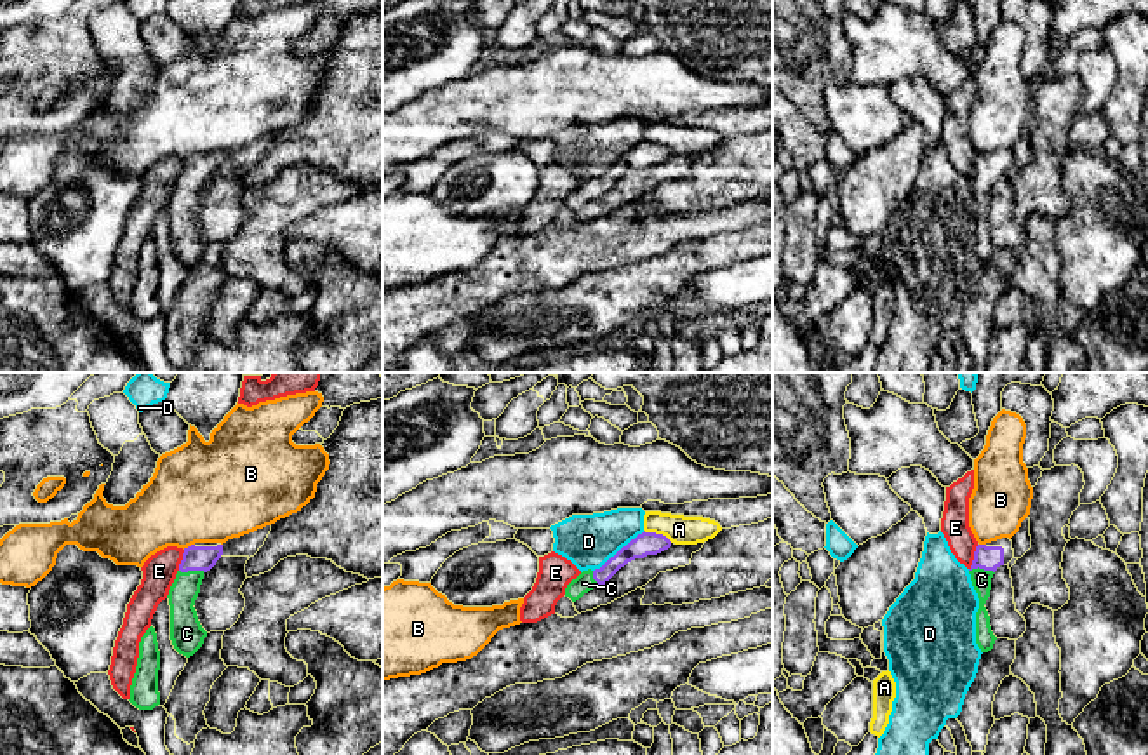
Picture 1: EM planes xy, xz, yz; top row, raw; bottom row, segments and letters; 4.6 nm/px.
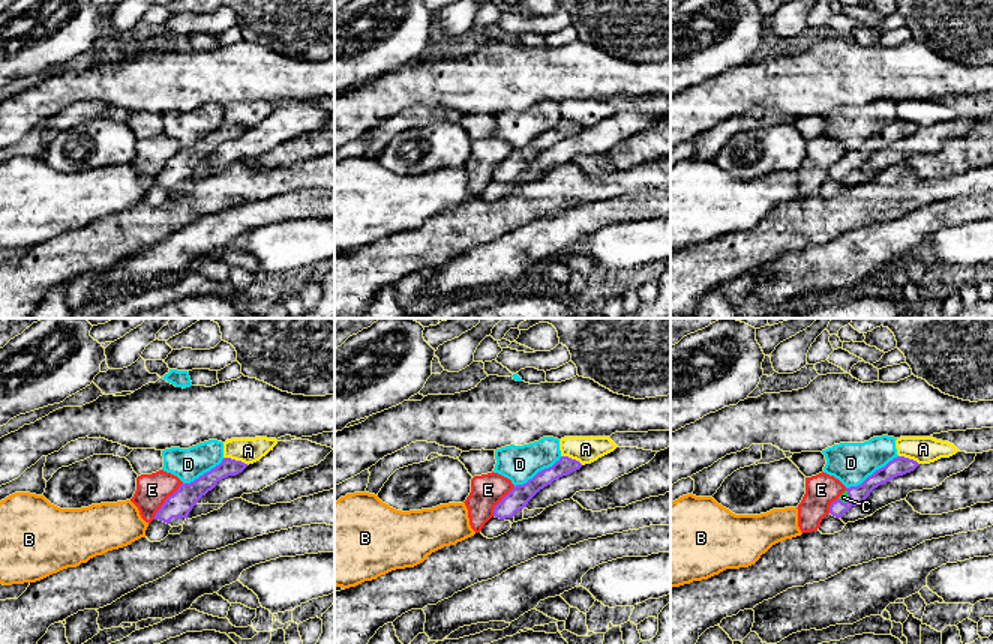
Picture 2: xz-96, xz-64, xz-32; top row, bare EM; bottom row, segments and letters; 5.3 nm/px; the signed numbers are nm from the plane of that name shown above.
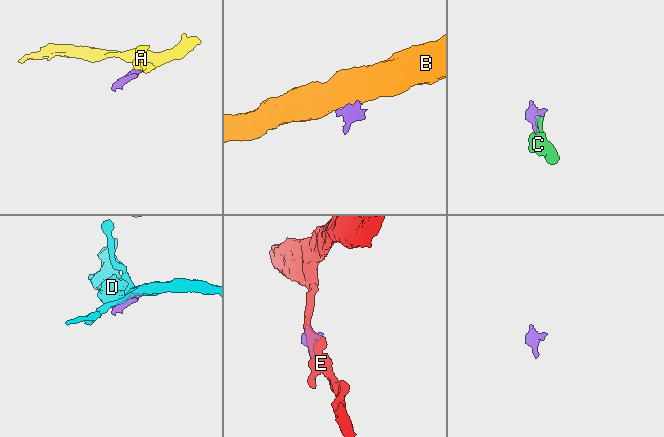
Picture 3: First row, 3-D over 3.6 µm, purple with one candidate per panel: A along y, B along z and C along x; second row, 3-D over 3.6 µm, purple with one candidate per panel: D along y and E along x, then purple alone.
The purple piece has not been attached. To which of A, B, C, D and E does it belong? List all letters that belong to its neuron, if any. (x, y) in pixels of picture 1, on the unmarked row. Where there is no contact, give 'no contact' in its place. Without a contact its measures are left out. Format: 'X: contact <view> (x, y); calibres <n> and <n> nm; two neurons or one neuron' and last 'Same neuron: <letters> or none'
A: contact xz (658, 145); calibres 110 and 140 nm; two neurons
B: contact xy (188, 157); calibres 110 and 440 nm; two neurons
C: contact yz (981, 178); calibres 110 and 100 nm; one neuron
D: contact xz (620, 160); calibres 110 and 240 nm; two neurons
E: contact yz (974, 167); calibres 110 and 130 nm; two neurons
Same neuron: C

